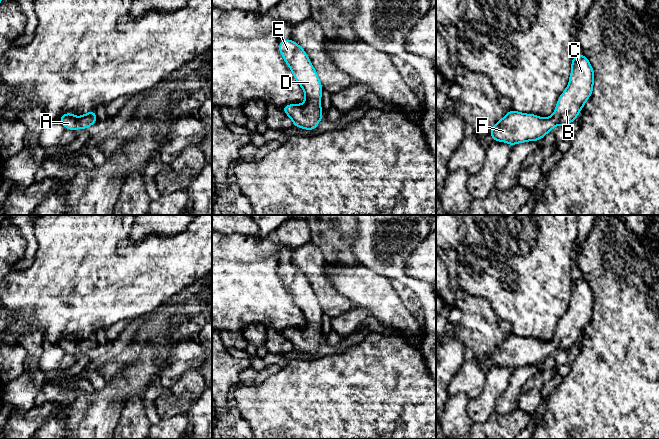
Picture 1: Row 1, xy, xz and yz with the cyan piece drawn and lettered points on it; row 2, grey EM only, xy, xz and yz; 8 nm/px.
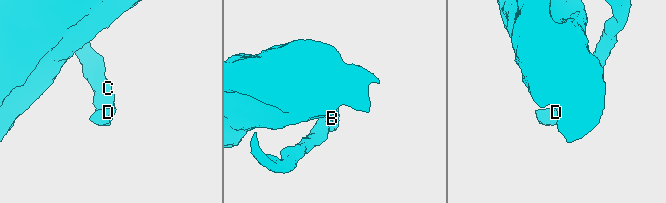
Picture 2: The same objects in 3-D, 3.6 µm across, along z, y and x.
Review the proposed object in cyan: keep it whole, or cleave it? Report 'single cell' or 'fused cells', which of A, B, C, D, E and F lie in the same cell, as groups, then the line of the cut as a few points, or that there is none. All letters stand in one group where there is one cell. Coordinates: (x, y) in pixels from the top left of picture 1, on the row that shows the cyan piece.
single cell | A B C D E F | no cut

